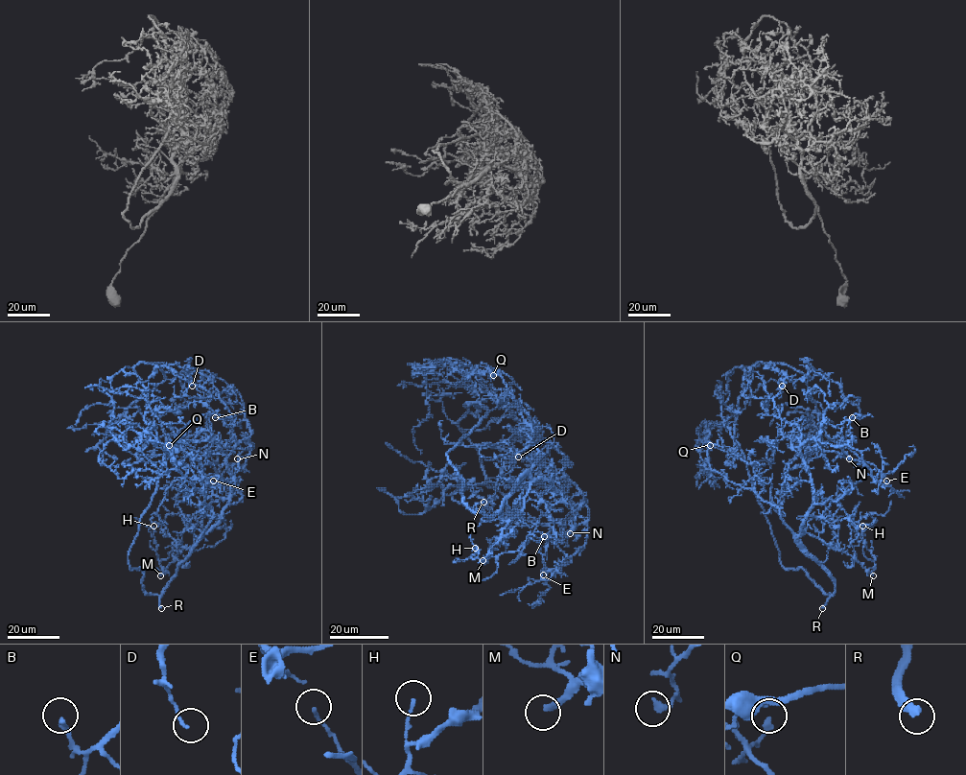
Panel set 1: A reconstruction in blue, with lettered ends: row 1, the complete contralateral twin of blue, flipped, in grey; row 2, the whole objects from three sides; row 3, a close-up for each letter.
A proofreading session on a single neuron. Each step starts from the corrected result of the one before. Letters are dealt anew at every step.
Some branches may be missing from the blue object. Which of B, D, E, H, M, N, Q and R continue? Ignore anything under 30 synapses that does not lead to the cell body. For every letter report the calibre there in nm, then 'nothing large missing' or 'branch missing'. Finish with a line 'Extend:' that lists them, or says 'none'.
B: 220 nm thick; nothing large missing
D: 130 nm thick; nothing large missing
E: 100 nm thick; nothing large missing
H: 110 nm thick; nothing large missing
M: 240 nm thick; branch missing
N: 260 nm thick; nothing large missing
Q: 220 nm thick; nothing large missing
R: 320 nm thick; branch missing
Extend: M, R

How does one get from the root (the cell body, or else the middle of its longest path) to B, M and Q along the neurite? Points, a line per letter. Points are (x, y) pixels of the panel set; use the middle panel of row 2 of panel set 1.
B: (524, 428), (533, 441), (564, 454), (564, 478), (584, 496), (560, 533), (544, 536)
M: (524, 428), (533, 441), (564, 454), (568, 478), (558, 481), (562, 492), (536, 479), (482, 560)
Q: (524, 428), (513, 412), (478, 431), (453, 422), (468, 403), (496, 406), (476, 378), (493, 375)

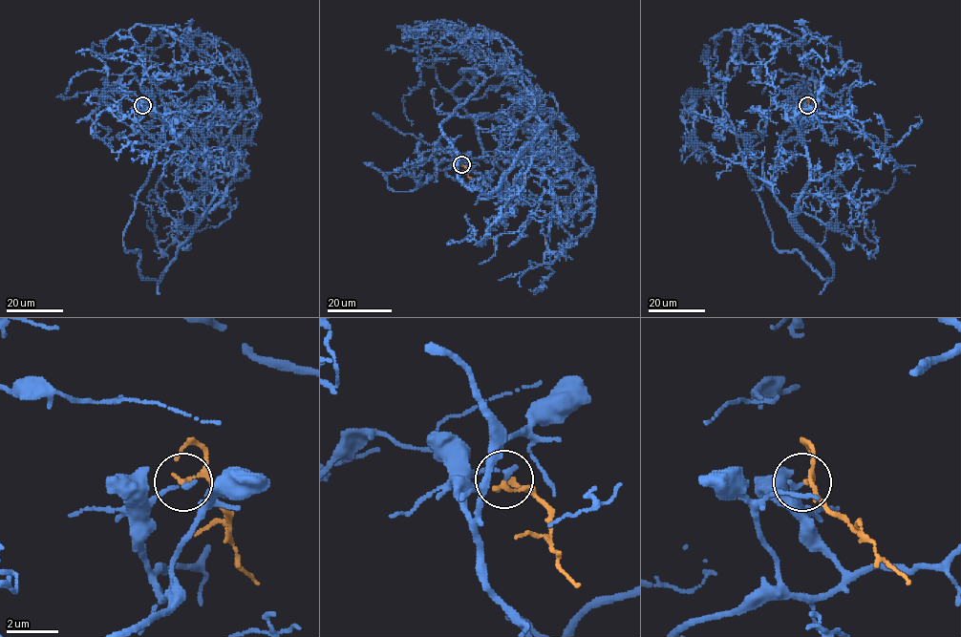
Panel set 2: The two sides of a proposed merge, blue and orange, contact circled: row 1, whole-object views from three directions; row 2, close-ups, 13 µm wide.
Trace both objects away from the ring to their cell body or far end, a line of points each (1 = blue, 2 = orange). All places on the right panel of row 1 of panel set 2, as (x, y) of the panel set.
1: (807, 105), (825, 89), (798, 37), (743, 29), (733, 60), (796, 101), (797, 208), (873, 254), (878, 195)
2: (807, 105), (819, 116)

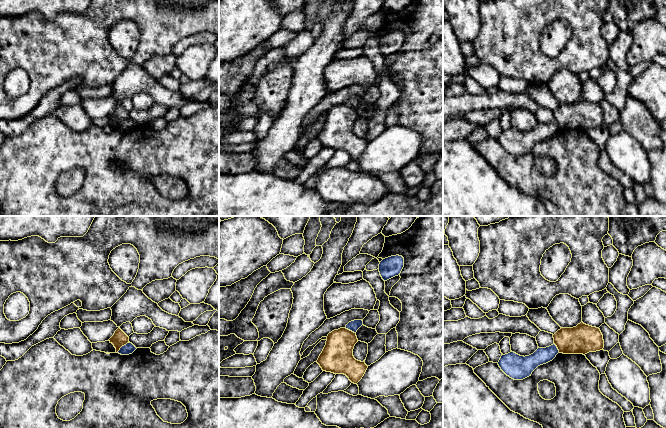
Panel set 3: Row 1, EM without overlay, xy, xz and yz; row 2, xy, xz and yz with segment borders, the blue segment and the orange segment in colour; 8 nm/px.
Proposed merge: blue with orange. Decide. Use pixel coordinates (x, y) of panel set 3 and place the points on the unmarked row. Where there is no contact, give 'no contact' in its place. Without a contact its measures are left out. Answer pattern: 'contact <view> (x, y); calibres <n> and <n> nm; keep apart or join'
contact xy (122, 122); calibres 90 and 120 nm; keep apart

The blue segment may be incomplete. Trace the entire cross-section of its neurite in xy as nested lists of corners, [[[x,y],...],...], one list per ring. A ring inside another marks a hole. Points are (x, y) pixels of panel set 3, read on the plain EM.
[[[127,119],[126,121],[122,122],[118,127],[121,131],[129,131],[132,130],[137,124],[132,119]]]

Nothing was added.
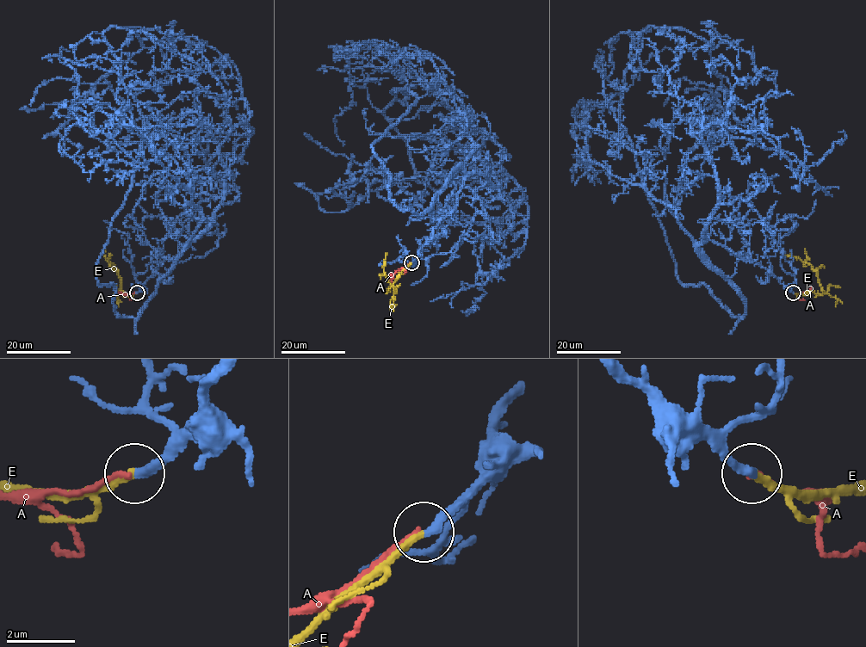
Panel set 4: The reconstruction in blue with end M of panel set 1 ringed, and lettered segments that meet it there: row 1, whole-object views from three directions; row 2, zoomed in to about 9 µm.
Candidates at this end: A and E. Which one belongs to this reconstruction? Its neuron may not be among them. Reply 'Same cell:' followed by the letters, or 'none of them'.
Same cell: E

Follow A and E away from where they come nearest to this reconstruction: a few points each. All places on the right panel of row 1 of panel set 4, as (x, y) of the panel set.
A: (793, 292), (807, 292), (811, 287)
E: (793, 292), (823, 293), (815, 270), (810, 264), (784, 254)

